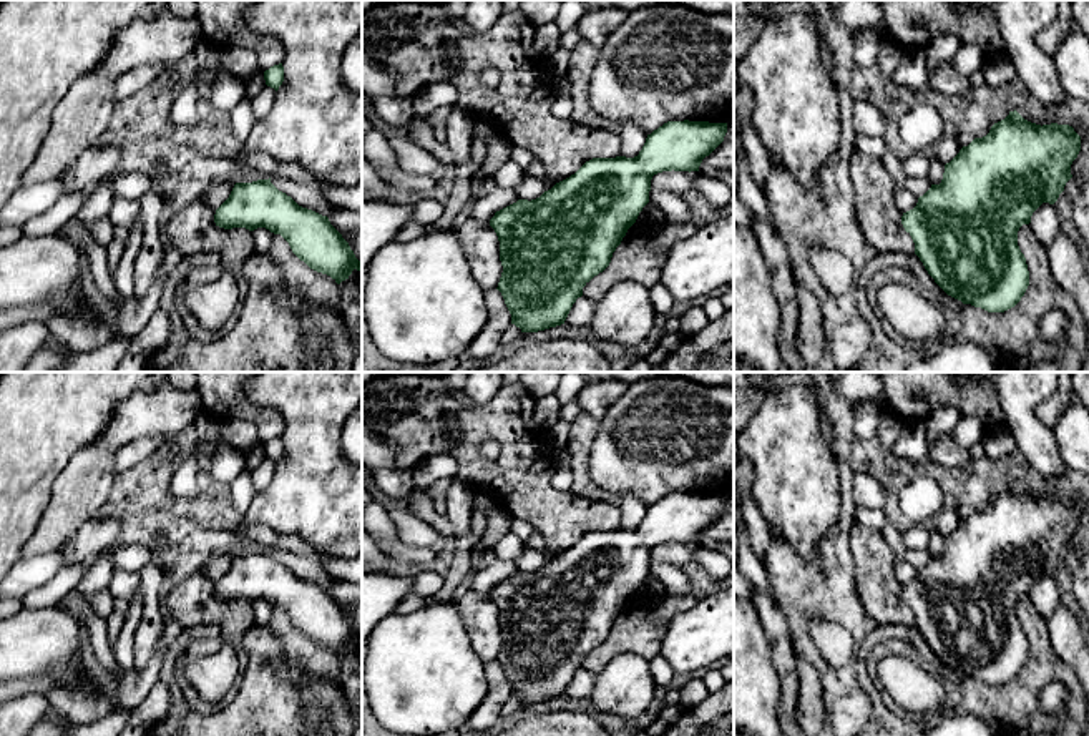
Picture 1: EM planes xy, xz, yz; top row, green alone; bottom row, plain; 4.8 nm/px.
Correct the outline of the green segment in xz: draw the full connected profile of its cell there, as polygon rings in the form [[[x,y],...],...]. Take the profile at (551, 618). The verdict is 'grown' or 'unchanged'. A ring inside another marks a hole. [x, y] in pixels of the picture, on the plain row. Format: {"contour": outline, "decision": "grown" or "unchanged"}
{"contour": [[[667,493],[647,507],[637,528],[593,530],[540,570],[531,573],[518,572],[496,583],[490,591],[490,598],[500,613],[500,633],[503,638],[496,661],[511,686],[511,696],[520,699],[521,704],[538,704],[564,696],[573,676],[583,668],[583,660],[609,638],[613,625],[649,575],[652,548],[672,542],[699,543],[702,532],[724,513],[725,505],[727,495]]], "decision": "unchanged"}

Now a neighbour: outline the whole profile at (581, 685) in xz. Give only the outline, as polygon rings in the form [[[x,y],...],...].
[[[581,668],[573,676],[564,696],[568,696],[569,699],[589,698],[594,681],[596,675]]]

